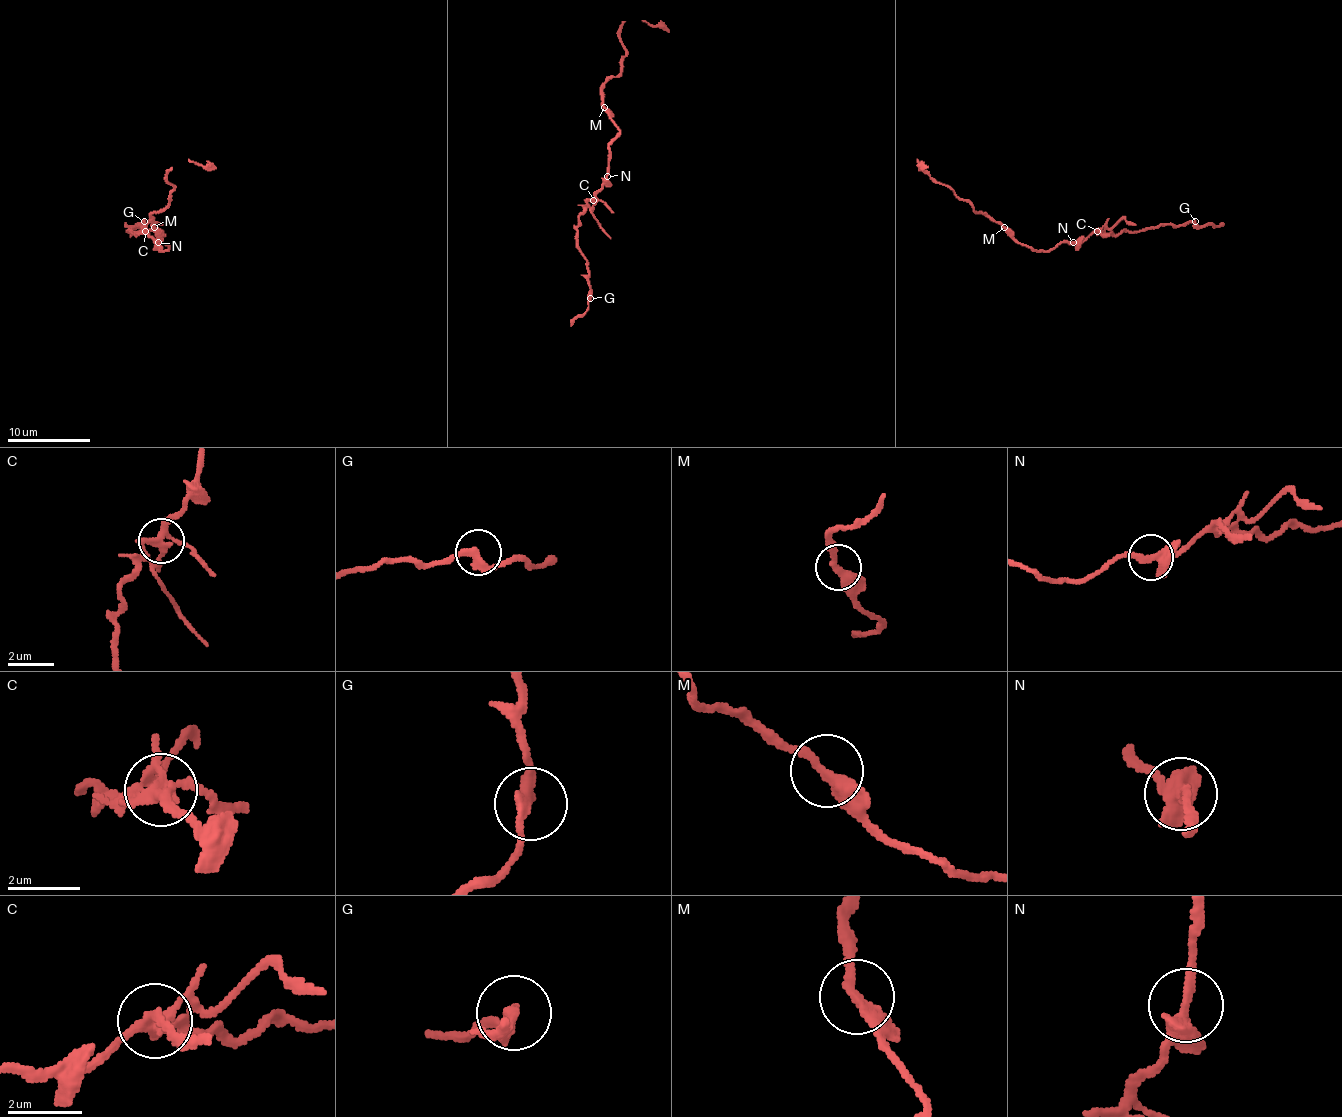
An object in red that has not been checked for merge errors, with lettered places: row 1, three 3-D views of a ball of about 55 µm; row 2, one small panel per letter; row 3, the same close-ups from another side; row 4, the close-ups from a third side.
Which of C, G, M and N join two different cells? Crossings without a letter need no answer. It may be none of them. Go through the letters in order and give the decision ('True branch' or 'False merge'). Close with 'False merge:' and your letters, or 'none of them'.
C: False merge
G: True branch
M: True branch
N: True branch
False merge: C

